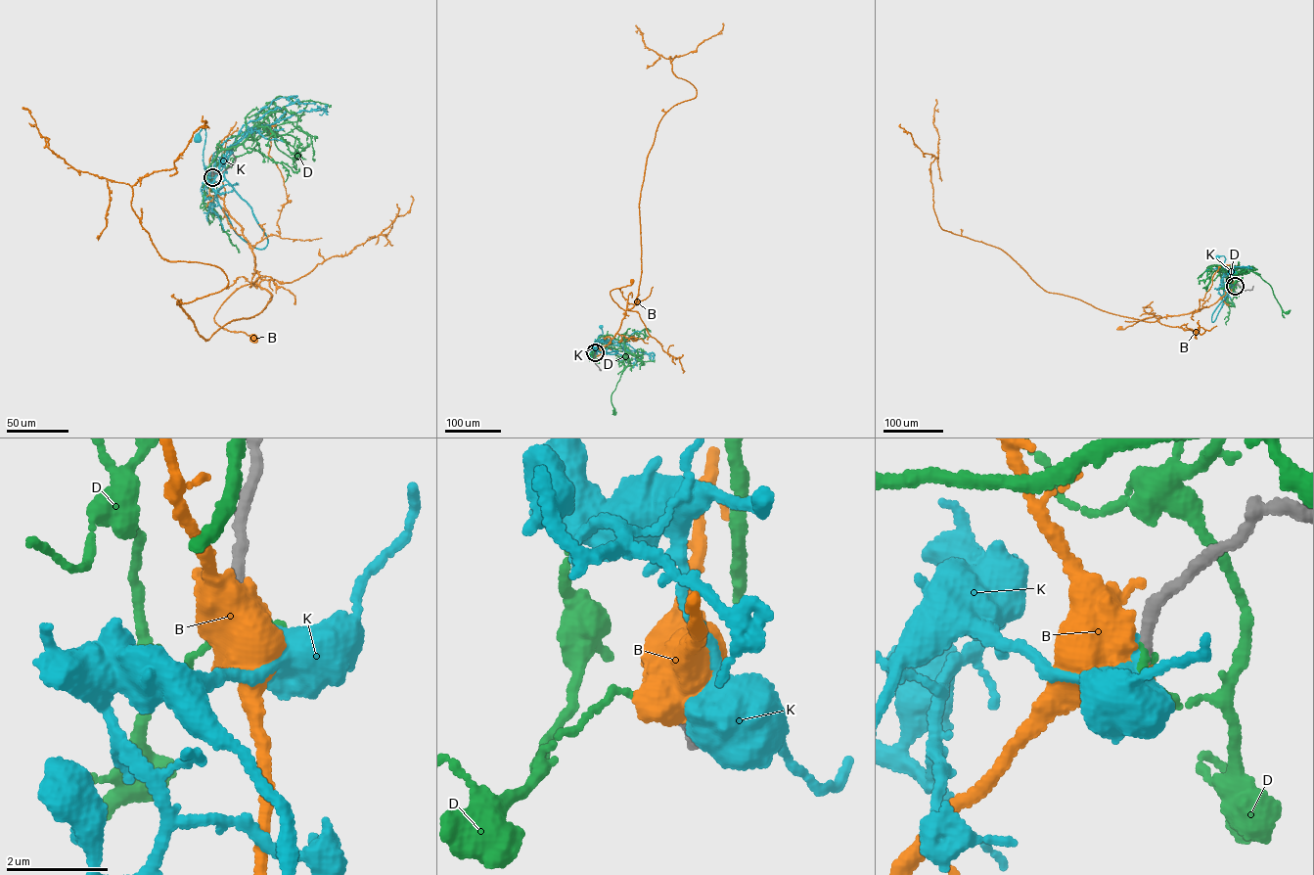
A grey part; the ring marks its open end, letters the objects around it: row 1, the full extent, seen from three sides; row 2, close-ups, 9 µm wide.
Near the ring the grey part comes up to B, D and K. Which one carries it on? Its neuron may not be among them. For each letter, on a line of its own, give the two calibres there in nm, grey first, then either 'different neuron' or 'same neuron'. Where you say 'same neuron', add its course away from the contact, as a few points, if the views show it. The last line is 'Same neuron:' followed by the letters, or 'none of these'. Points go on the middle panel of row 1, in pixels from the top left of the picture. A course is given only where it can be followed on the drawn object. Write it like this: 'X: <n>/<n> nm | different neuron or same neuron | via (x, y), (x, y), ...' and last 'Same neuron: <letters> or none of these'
B: 280/850 nm | same neuron | via (595, 352), (610, 343), (625, 314), (612, 299), (610, 291), (630, 286), (632, 281)
D: 240/160 nm | different neuron
K: 280/440 nm | different neuron
Same neuron: B

